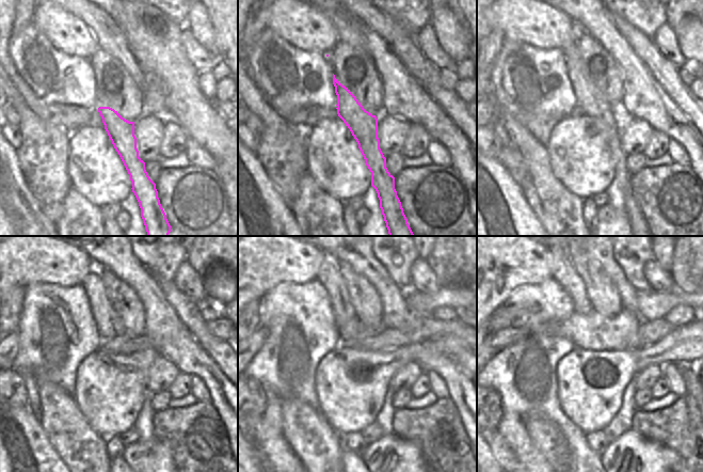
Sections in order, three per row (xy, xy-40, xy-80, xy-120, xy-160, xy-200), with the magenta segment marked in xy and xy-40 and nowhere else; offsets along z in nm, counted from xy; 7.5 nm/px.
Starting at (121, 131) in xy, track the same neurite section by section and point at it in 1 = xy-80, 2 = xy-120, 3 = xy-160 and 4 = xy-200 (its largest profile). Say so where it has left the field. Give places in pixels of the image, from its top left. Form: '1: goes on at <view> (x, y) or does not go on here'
1: goes on at xy-80 (589, 101)
2: goes on at xy-120 (113, 337)
3: goes on at xy-160 (328, 274)
4: goes on at xy-200 (561, 268)

